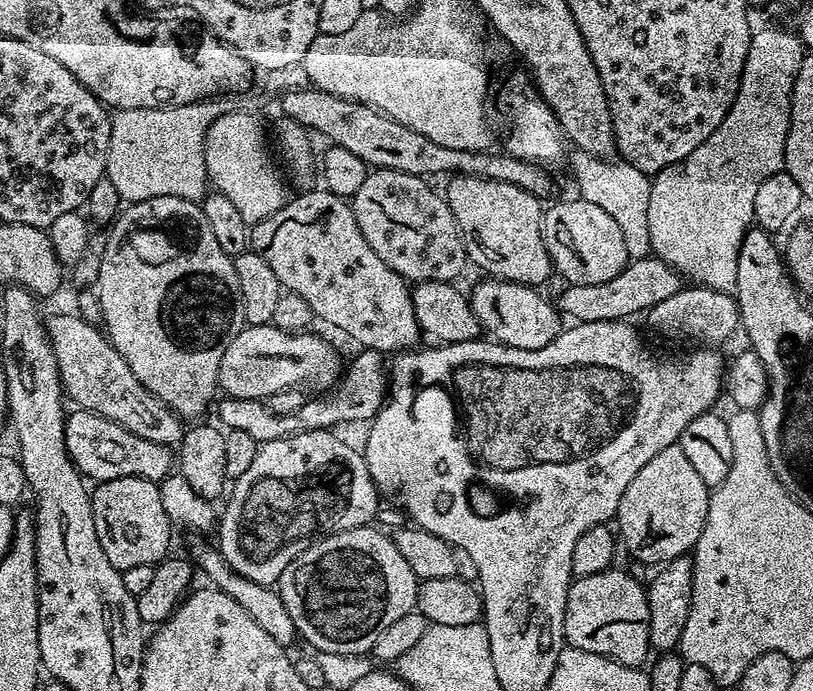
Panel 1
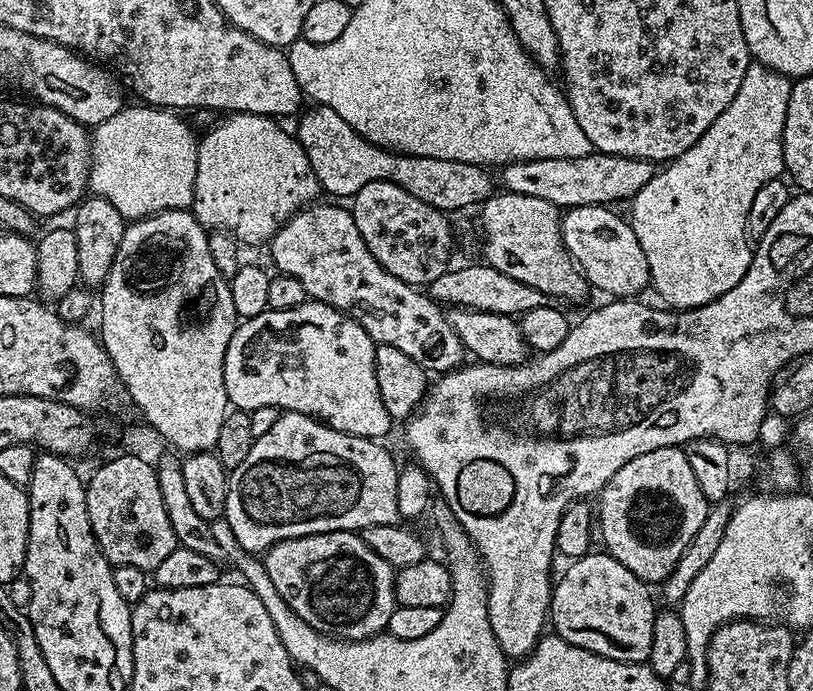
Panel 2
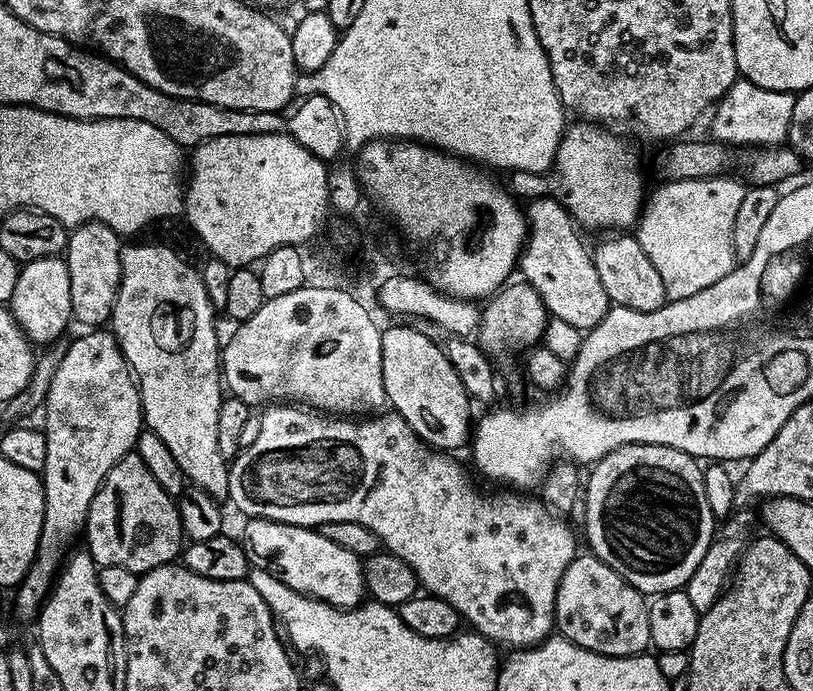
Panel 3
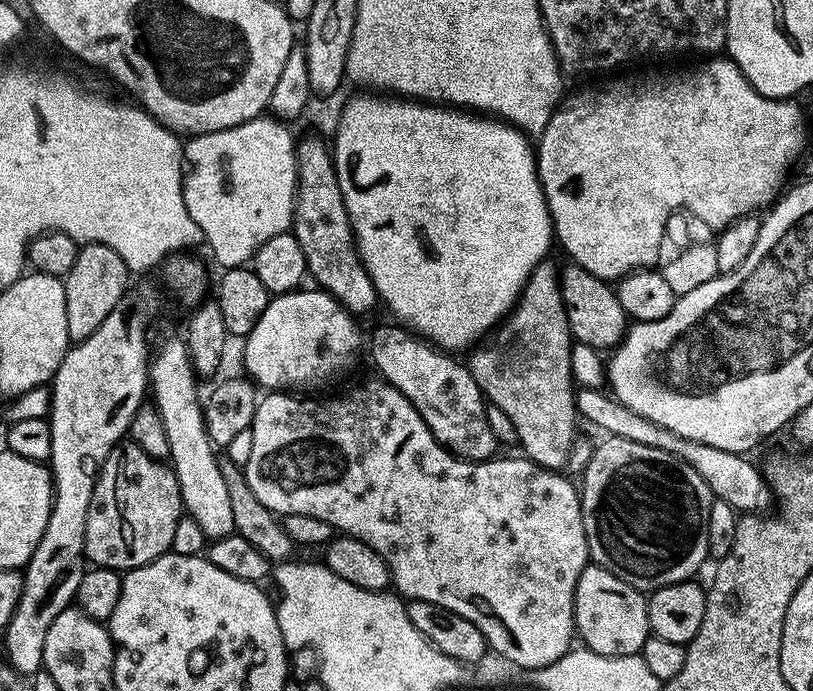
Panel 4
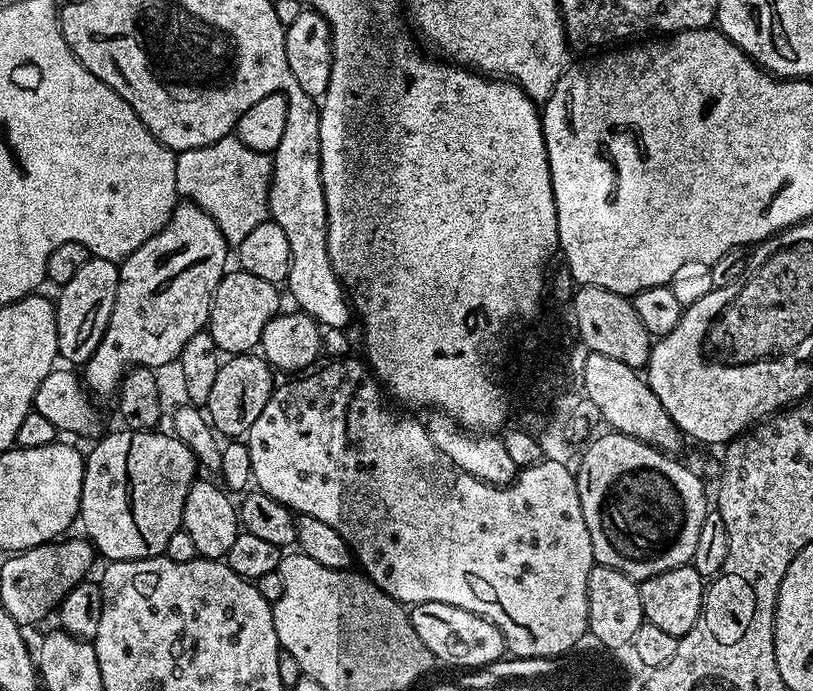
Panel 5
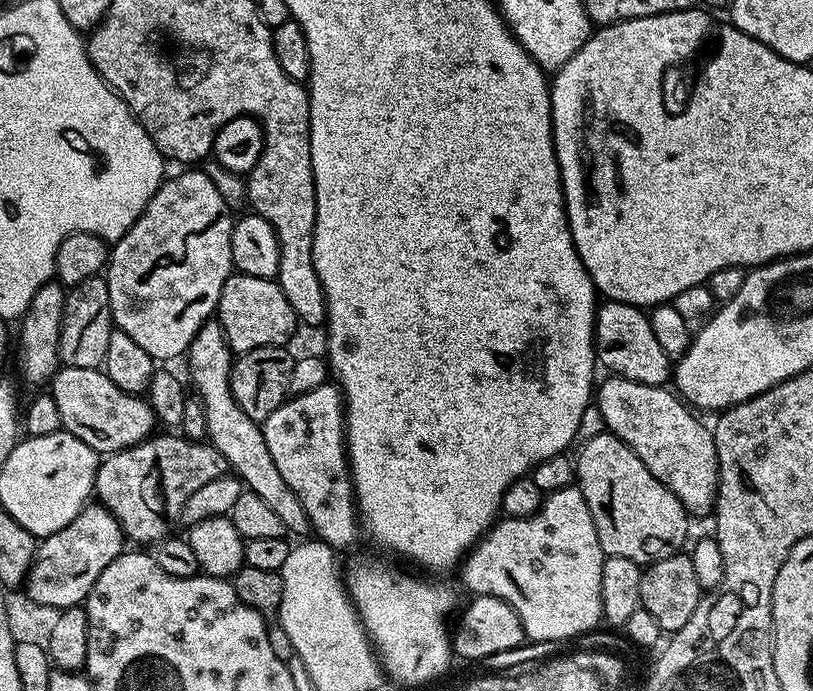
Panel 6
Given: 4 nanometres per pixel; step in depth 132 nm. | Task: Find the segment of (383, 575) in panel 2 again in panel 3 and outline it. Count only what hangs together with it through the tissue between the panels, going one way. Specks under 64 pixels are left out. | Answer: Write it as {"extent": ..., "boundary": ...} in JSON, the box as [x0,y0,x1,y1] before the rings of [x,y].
{"extent":[243,518,366,608],"boundary":[[[248,518],[243,523],[244,553],[252,568],[274,574],[274,578],[290,586],[290,590],[300,592],[303,596],[313,596],[315,600],[335,608],[360,607],[366,596],[361,557],[350,554],[350,550],[342,550],[342,546],[330,542],[330,538],[323,536],[316,528],[259,518]]]}

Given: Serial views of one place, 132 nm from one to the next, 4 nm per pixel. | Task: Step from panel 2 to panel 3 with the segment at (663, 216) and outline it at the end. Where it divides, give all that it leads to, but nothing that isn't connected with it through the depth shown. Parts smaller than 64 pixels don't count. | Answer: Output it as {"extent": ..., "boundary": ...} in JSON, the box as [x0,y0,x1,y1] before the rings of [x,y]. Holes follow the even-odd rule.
{"extent":[634,78,796,300],"boundary":[[[738,78],[715,105],[711,139],[729,146],[780,146],[788,139],[790,118],[796,96],[782,90],[766,90],[754,82]],[[731,175],[714,176],[706,180],[673,180],[661,183],[656,193],[647,197],[643,205],[640,219],[634,228],[636,241],[646,250],[646,258],[654,265],[654,270],[662,278],[662,286],[666,286],[668,300],[681,300],[714,286],[726,274],[730,274],[738,261],[734,254],[734,217],[738,214],[738,206],[742,206],[746,188],[739,179]]]}

